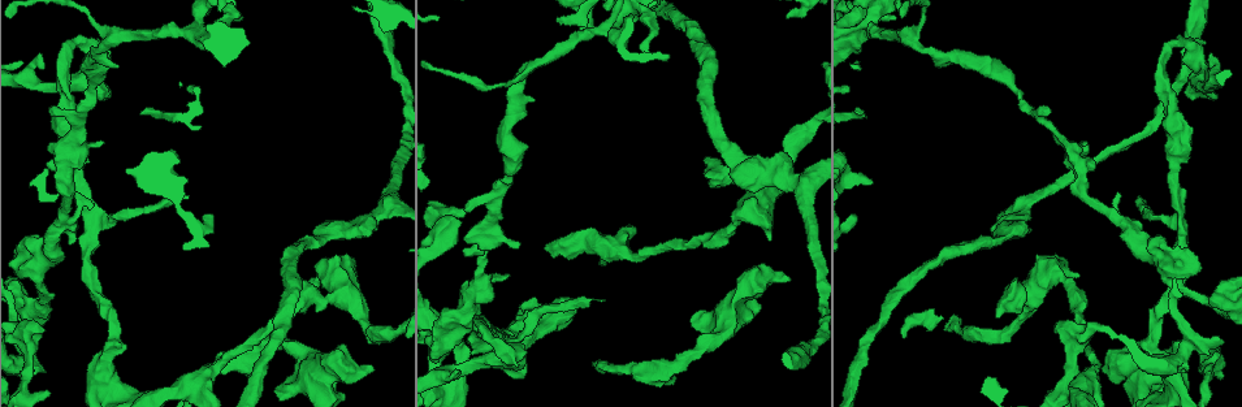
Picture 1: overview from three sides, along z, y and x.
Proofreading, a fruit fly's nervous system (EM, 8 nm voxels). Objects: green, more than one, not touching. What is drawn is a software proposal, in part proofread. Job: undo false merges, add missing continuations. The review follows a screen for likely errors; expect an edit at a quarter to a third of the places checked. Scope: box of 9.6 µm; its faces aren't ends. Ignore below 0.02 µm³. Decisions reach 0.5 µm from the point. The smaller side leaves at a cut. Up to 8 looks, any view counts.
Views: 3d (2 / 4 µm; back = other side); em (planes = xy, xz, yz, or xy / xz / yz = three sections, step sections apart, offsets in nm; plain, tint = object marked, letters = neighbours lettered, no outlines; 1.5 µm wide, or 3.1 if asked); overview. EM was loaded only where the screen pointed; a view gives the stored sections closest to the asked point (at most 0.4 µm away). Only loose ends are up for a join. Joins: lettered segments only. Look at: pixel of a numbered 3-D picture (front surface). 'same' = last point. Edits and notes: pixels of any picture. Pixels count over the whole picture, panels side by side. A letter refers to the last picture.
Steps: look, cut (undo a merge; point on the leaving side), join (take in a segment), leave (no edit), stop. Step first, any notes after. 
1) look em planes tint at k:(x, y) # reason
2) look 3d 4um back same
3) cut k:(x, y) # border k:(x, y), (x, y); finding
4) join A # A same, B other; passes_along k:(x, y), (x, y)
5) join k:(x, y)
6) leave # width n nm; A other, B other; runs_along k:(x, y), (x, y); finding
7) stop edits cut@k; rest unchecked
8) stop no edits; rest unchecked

look 3d 4um at 1:(340, 229)

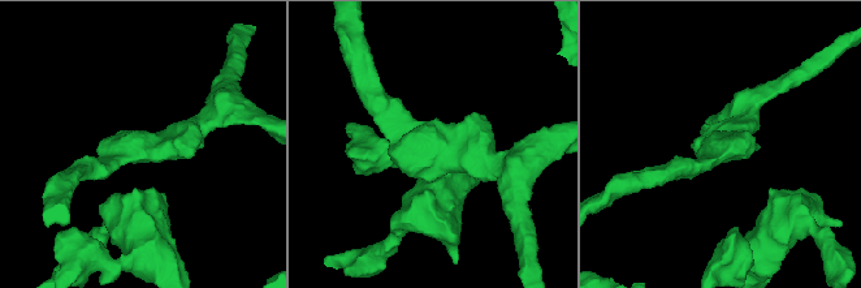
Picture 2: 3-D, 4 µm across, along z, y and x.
look em planes letters at 2:(718, 145) # shape alone is not enough

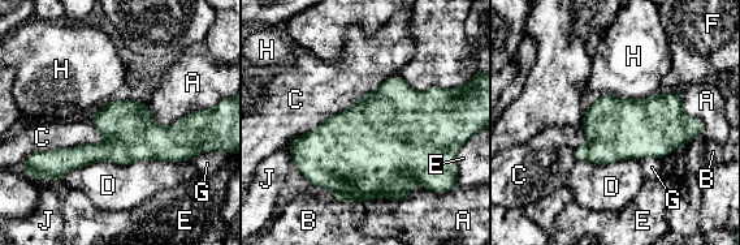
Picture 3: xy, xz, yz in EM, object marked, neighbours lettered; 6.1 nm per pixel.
leave # width 320 nm; longest_contact D 800 nm; A other, B other, C other, D other, E other, F other, G other, H other, J other; one cell here

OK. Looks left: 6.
look 3d 2um at 1:(375, 369) # an open end

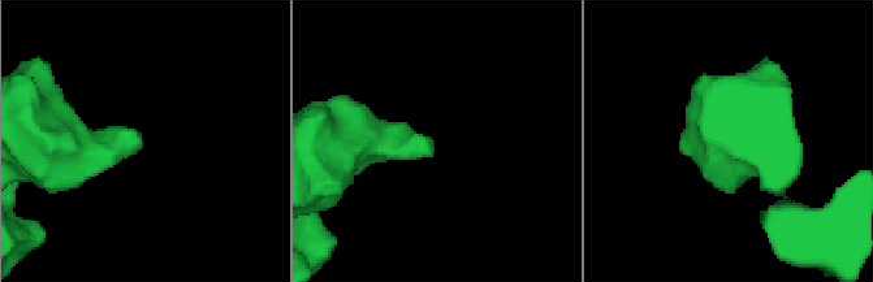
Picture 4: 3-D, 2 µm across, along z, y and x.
look em planes letters at 4:(141, 134)

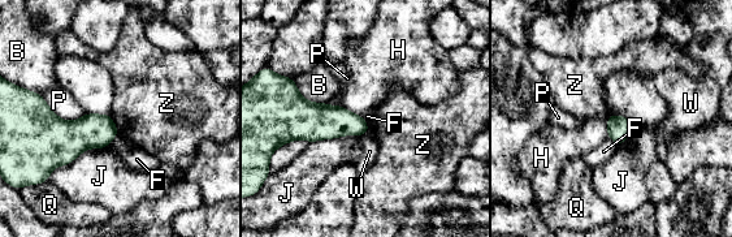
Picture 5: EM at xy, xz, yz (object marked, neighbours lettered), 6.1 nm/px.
leave # B other, F other, H other, J other, P other, Q other, W other, Z other; border 5:(109, 113), (118, 134); no lettered segment goes on from it

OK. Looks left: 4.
look 3d 4um at 1:(96, 75) # sudden change in width

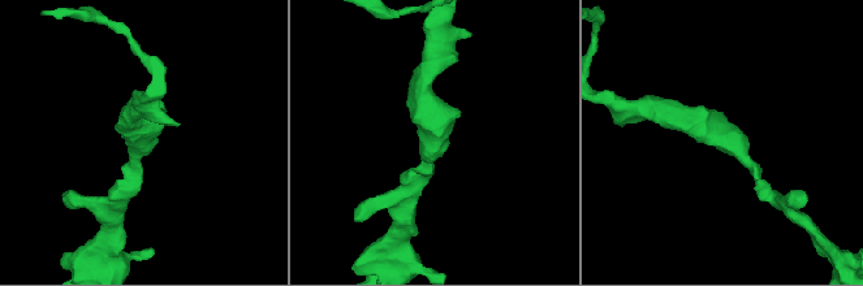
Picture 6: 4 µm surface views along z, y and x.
look em planes letters at 6:(731, 139)

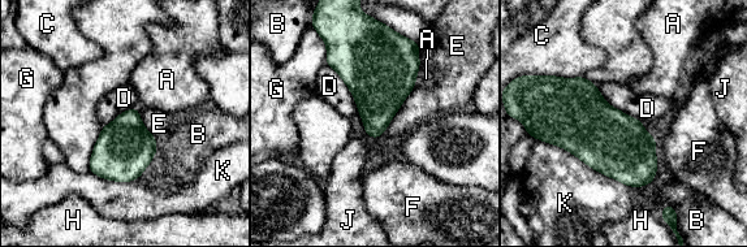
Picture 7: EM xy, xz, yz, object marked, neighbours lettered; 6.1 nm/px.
leave # A other, B other, C other, D other, E other, F other, G other, H other, J other, K other; border 7:(659, 211), (672, 206), (677, 217); one cell here

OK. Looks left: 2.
stop no edits; rest unchecked

